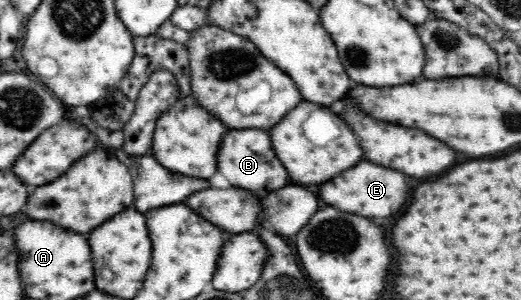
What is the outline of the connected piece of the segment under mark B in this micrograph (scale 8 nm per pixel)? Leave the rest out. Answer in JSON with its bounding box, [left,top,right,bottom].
[218,128,290,196]

